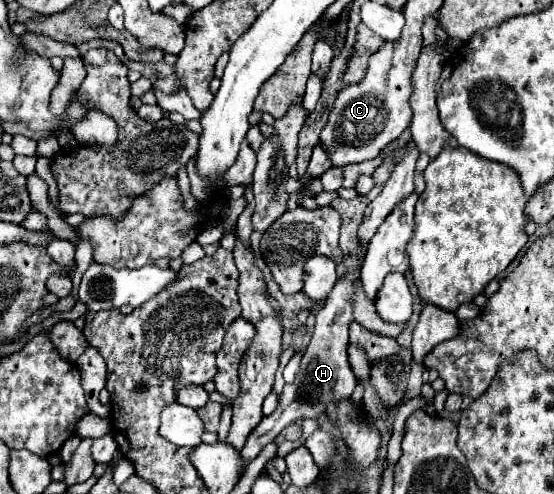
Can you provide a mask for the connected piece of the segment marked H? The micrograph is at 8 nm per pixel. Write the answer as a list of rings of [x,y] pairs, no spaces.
[[[350,271],[342,281],[338,281],[326,299],[326,305],[316,315],[316,327],[314,327],[310,345],[302,357],[302,363],[300,363],[300,369],[296,373],[294,383],[284,385],[278,407],[274,409],[272,415],[264,417],[260,421],[260,425],[250,433],[246,445],[240,453],[244,457],[244,467],[264,449],[264,445],[274,441],[274,437],[284,427],[288,427],[292,421],[308,419],[308,417],[320,417],[320,415],[324,415],[328,401],[342,401],[342,399],[348,399],[352,395],[352,391],[356,387],[356,377],[354,377],[352,369],[348,367],[346,345],[348,345],[348,325],[354,319],[350,295],[354,291],[356,279],[358,279],[358,271]]]

